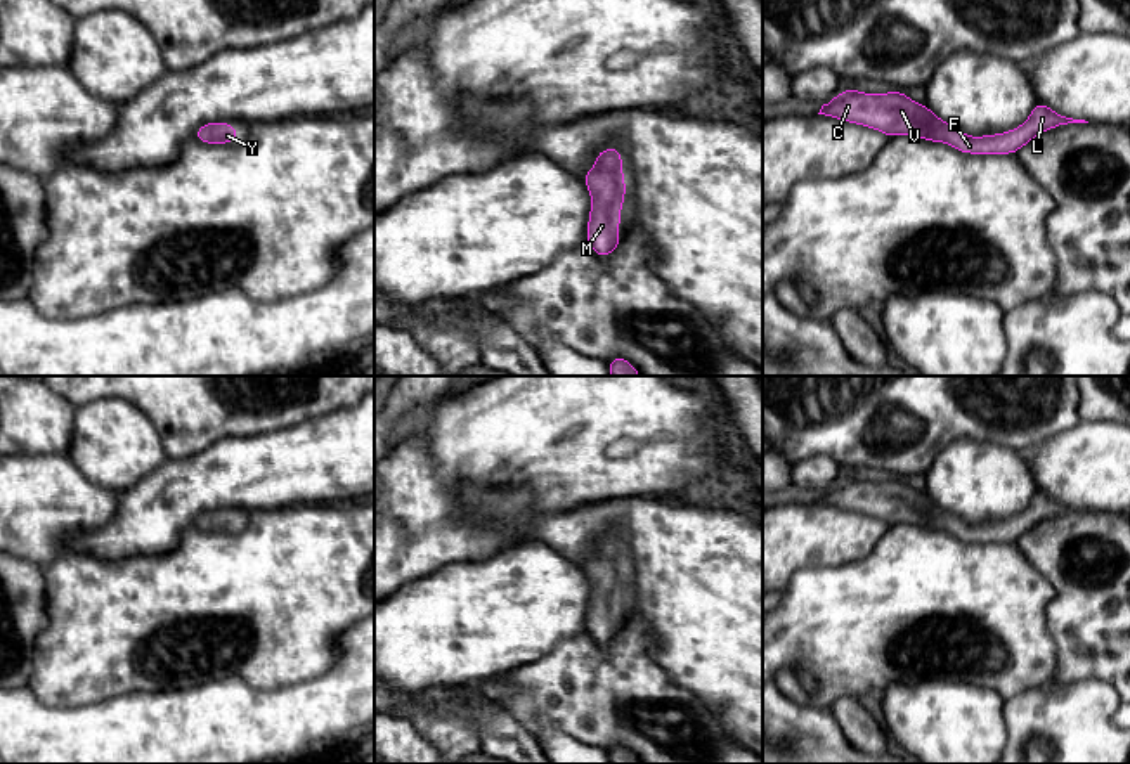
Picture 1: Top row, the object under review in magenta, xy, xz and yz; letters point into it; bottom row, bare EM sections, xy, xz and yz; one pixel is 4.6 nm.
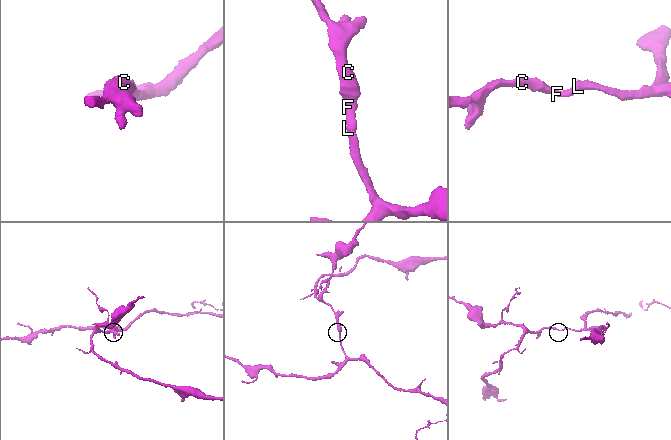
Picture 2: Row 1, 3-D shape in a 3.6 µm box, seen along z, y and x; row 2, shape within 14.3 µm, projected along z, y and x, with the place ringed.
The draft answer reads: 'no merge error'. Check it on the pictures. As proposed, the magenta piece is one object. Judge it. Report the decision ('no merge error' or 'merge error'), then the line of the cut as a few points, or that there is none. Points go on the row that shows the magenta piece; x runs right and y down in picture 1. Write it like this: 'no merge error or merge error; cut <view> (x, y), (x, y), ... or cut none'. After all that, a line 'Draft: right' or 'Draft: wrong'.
no merge error; cut none
Draft: right

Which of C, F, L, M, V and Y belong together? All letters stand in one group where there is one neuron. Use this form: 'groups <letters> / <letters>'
groups C F L M V Y

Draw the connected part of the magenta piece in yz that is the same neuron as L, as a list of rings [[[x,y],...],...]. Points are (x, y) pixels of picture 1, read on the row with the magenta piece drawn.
[[[846,87],[842,94],[822,106],[818,114],[875,128],[891,137],[913,135],[929,142],[946,142],[965,154],[1016,154],[1036,135],[1068,123],[1088,123],[1066,118],[1036,100],[1029,118],[1014,130],[983,137],[969,137],[938,118],[925,104],[906,97],[901,90],[865,94]]]

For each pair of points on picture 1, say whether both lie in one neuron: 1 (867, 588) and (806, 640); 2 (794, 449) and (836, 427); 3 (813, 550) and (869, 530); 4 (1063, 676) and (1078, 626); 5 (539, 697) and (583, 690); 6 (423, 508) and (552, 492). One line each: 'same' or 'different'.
1: same
2: same
3: same
4: same
5: same
6: same

